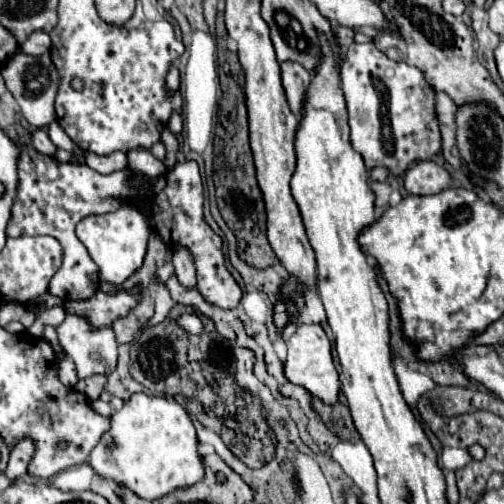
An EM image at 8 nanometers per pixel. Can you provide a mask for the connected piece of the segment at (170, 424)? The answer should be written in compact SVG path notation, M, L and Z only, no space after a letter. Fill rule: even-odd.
M137 393L111 415L111 429L93 447L89 465L99 477L131 489L141 499L153 501L177 489L193 487L205 477L197 447L193 421L175 399Z

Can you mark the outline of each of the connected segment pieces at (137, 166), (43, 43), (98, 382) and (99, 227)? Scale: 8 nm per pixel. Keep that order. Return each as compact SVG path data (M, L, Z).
M139 147L137 151L129 151L127 153L129 157L129 167L141 175L145 175L147 179L153 179L153 177L159 177L163 175L165 171L165 165L163 161L159 161L149 149L145 147Z
M33 31L25 43L21 43L19 51L21 53L27 53L27 55L41 55L41 53L47 53L51 49L51 39L49 39L49 33L45 31Z
M93 375L93 377L81 379L81 381L75 385L75 389L81 391L89 401L95 401L95 399L99 399L105 383L107 383L107 377L105 377L105 375Z
M123 205L117 211L105 215L89 215L77 225L77 237L99 267L99 279L113 285L123 285L135 271L141 269L149 235L151 229L145 213L133 205Z

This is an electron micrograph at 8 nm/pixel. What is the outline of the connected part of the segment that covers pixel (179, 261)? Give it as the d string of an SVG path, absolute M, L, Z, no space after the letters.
M177 247L173 251L173 267L175 267L175 275L179 279L179 283L185 289L193 289L197 287L197 279L195 279L195 265L193 265L193 257L187 249Z

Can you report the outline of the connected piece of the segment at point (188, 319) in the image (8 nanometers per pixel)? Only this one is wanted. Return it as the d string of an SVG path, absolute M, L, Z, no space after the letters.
M191 313L191 315L181 315L181 317L177 319L177 323L179 323L185 331L195 333L195 335L199 335L199 333L203 331L203 323L199 321L199 317L197 317L195 313Z

